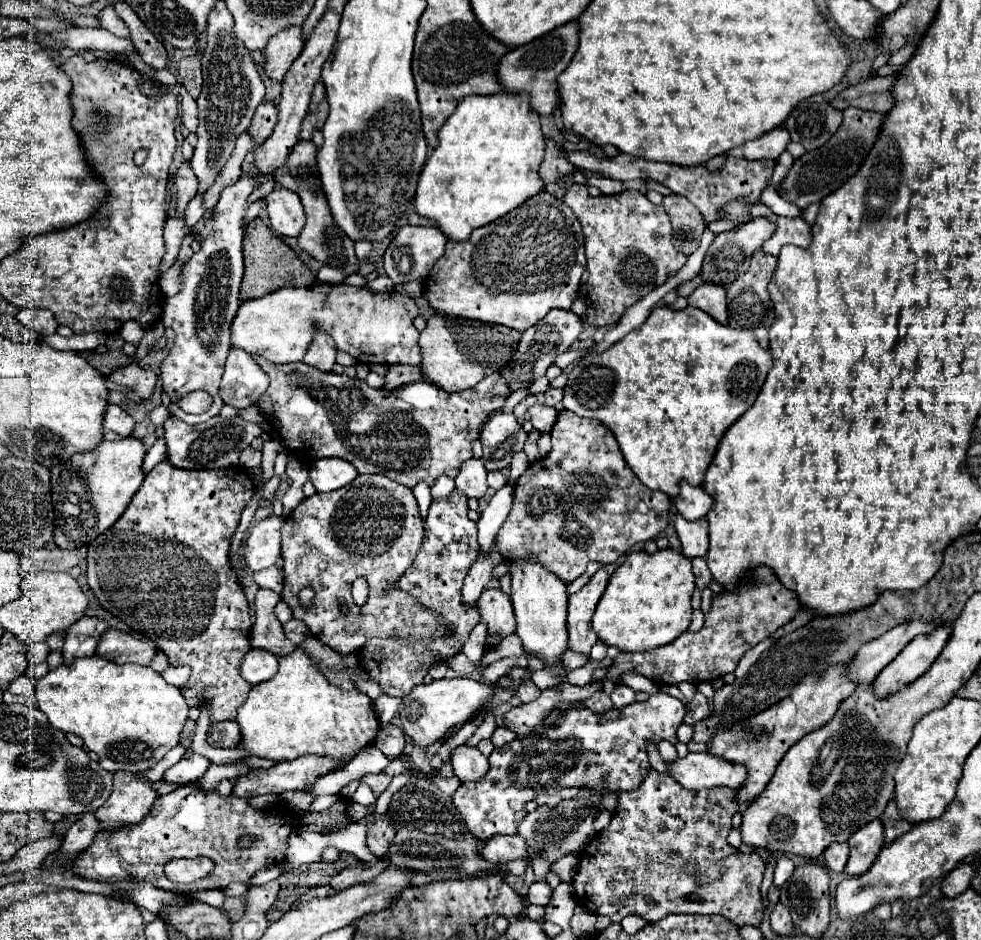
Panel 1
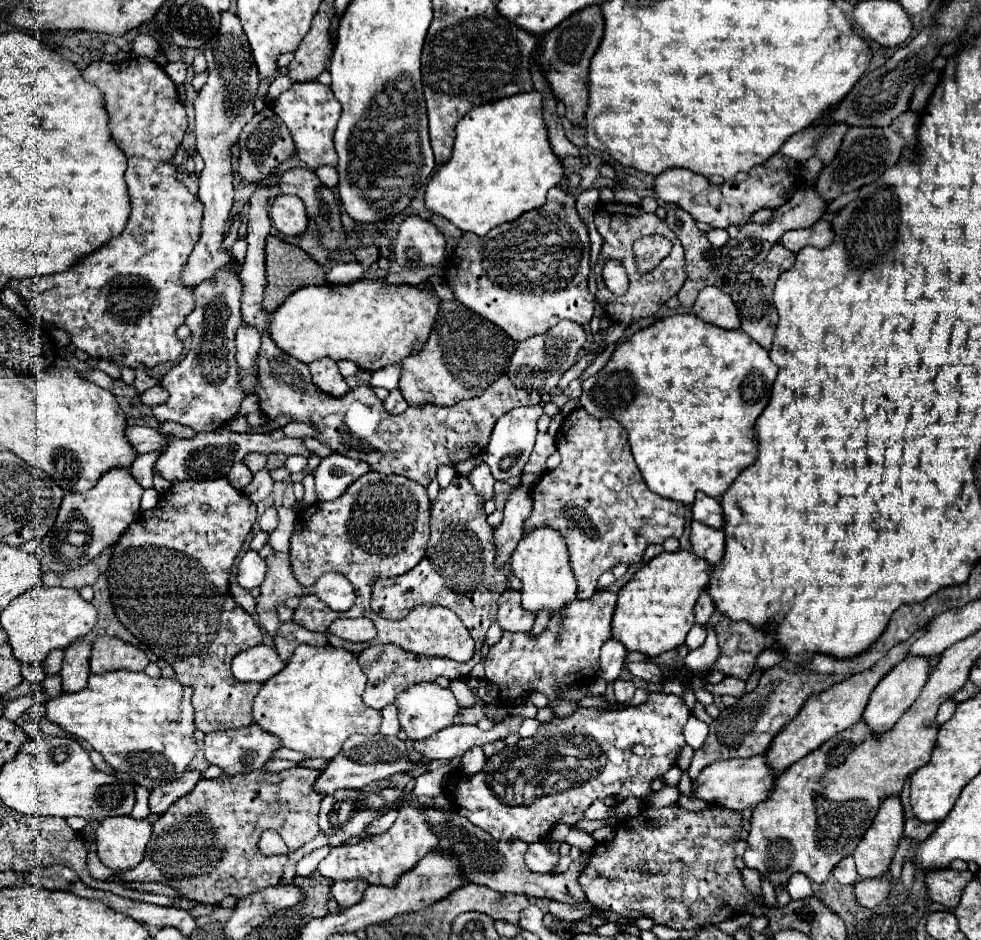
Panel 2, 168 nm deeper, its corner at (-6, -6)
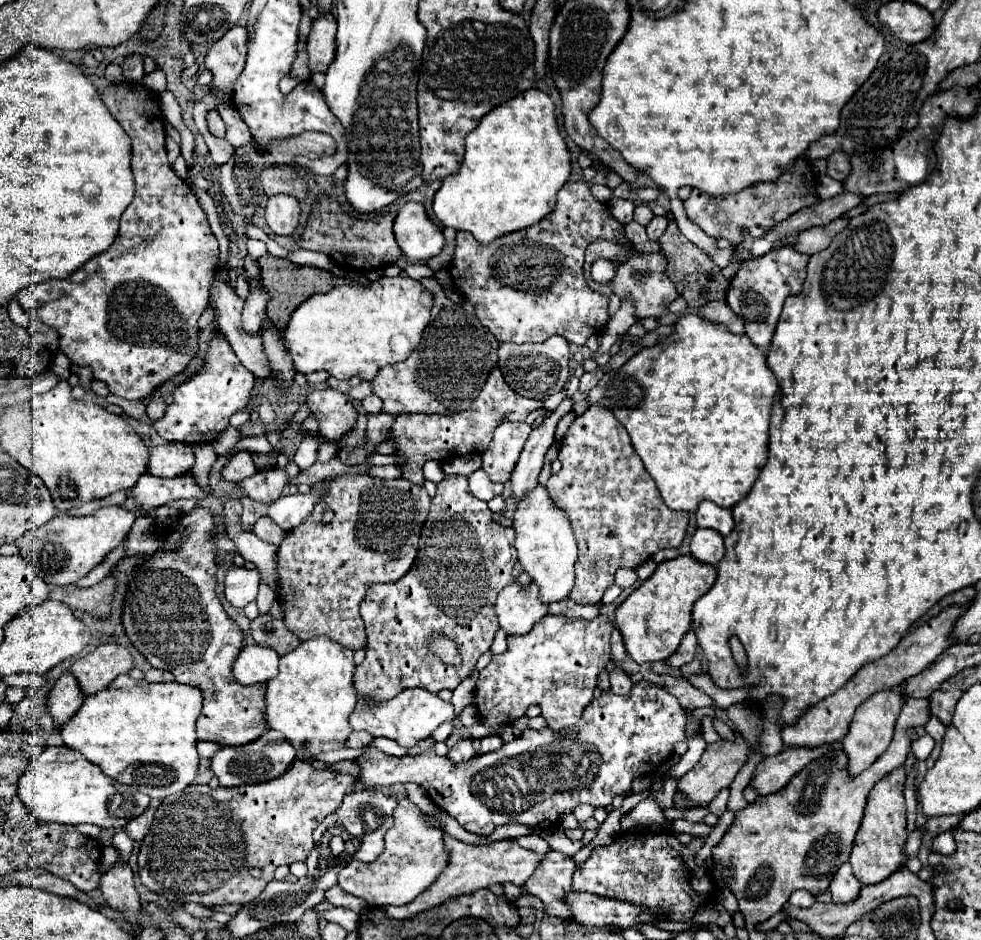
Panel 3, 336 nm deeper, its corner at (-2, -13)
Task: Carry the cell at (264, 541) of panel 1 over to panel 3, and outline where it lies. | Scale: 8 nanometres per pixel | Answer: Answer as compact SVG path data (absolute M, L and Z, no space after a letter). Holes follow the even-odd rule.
M232 566L224 578L224 594L230 604L236 608L244 608L248 602L252 602L258 594L258 584L260 584L258 570L244 568L244 566Z

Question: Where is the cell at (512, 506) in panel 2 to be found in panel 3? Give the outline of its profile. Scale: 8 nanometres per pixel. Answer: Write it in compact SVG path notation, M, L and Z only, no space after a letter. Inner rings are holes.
M566 396L554 412L550 412L538 426L534 426L532 434L528 436L528 442L524 444L524 450L518 458L518 464L510 476L510 486L512 486L512 496L516 502L524 498L536 484L538 484L538 474L544 462L544 454L554 442L554 432L558 420L572 410L572 402Z

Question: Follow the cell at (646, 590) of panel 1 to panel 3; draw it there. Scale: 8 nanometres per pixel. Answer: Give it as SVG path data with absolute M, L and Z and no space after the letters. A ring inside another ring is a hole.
M690 554L660 562L654 574L616 608L616 628L622 634L628 656L638 664L668 660L692 626L690 614L694 602L708 592L714 582L716 568L696 562Z

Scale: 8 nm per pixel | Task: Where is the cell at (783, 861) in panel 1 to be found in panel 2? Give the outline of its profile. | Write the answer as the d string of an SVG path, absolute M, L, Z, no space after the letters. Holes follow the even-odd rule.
M798 873L792 875L792 879L786 885L786 891L790 893L792 899L808 899L814 895L810 879L806 875L798 875Z

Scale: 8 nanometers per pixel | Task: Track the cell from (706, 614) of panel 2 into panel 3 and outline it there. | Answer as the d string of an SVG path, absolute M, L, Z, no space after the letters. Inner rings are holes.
M690 630L690 632L684 636L682 644L678 646L678 650L676 650L666 662L668 662L670 666L674 666L674 668L680 668L682 664L686 664L686 662L690 662L690 660L694 658L696 648L698 648L698 638L696 638L696 632Z

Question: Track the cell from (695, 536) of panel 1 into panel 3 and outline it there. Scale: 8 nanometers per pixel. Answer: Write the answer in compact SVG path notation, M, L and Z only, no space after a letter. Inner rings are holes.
M698 528L692 536L690 548L692 548L692 556L698 562L716 566L724 558L724 536L716 534L716 530Z

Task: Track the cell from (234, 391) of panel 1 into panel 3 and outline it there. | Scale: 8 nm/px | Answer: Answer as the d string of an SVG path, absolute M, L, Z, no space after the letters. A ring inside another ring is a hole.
M250 284L250 294L244 300L244 314L242 314L242 328L248 334L258 334L260 332L260 322L266 314L266 302L268 302L268 294L266 290L262 290L262 286L252 286Z

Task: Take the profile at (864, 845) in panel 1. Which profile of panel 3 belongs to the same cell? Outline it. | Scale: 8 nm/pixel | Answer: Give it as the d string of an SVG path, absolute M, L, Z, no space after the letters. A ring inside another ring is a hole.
M896 768L888 776L884 776L880 782L876 782L874 788L870 790L868 804L864 810L864 820L856 834L854 848L850 854L850 864L860 884L878 884L902 866L902 850L906 842L904 780L906 780L904 768Z

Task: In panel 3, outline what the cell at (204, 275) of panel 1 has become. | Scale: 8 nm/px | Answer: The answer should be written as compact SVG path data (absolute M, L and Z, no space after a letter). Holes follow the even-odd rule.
M214 332L210 338L202 372L176 386L172 394L174 402L168 406L166 414L160 420L152 422L152 428L168 442L190 444L190 438L196 438L200 442L210 440L214 434L222 432L228 426L228 420L234 412L242 410L250 402L252 388L254 374L250 370L244 370L242 362L232 352L226 336L222 332Z

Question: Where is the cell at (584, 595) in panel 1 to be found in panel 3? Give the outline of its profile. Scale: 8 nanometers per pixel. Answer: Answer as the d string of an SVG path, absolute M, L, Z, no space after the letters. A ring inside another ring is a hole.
M544 616L528 634L516 638L508 636L508 650L504 654L492 656L492 662L480 672L476 684L476 708L482 720L498 728L502 722L514 722L524 716L528 706L540 706L542 716L546 718L552 730L566 730L580 720L582 710L592 702L592 694L596 688L596 678L602 668L610 662L610 636L614 624L608 616L596 616L594 620L584 618L568 618L568 616Z

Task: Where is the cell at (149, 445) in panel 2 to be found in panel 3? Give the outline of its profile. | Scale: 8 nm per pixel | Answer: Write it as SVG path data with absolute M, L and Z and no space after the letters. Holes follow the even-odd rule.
M166 442L162 446L150 448L148 456L148 472L154 476L176 476L184 474L192 468L194 454L192 446L180 442Z

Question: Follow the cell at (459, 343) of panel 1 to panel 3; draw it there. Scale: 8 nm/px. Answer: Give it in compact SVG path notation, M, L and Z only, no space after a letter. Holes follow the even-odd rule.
M422 278L422 284L428 290L432 290L432 294L434 294L434 308L432 308L432 318L424 330L420 346L406 360L380 368L380 372L372 380L374 394L380 396L384 402L382 410L388 414L394 414L394 416L398 416L398 414L454 414L454 412L462 412L462 410L470 408L470 404L478 396L480 388L484 388L490 372L498 366L496 336L488 328L484 328L472 312L454 304L444 294L442 286L434 278Z

